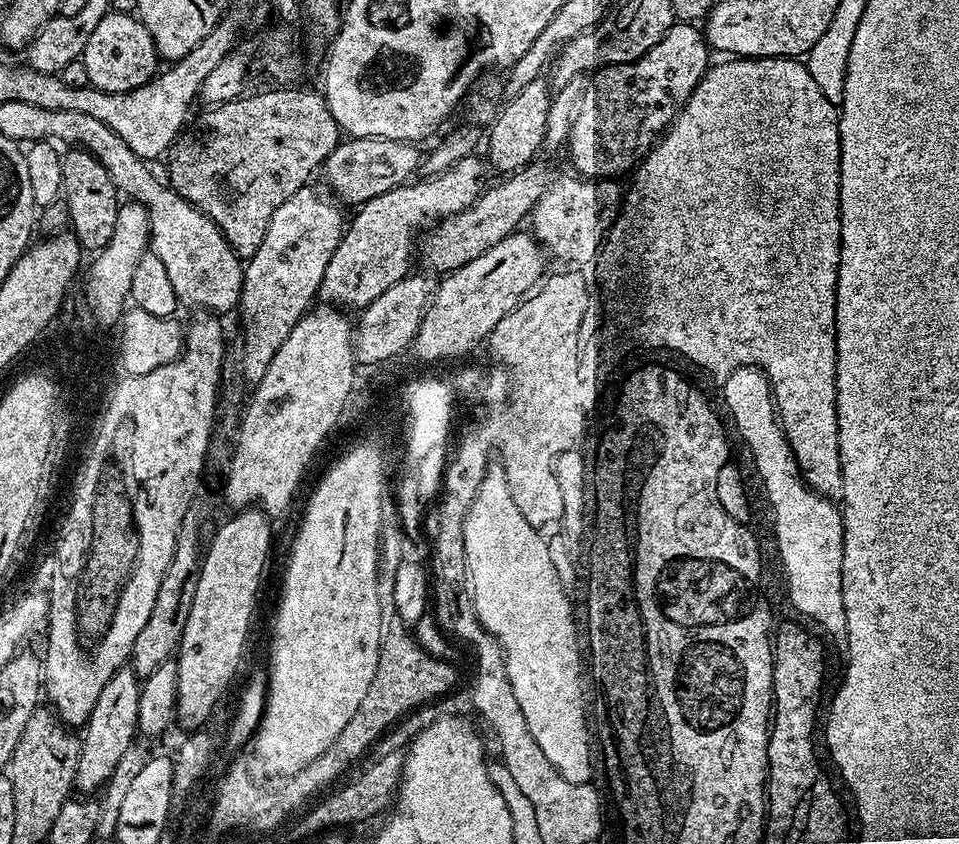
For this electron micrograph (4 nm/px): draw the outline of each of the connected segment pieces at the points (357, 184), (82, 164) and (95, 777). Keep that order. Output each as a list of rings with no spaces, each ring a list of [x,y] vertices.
[[[353,136],[345,139],[325,158],[322,165],[322,176],[328,179],[327,187],[345,205],[348,203],[359,206],[367,202],[368,199],[377,198],[378,195],[384,194],[386,191],[409,183],[417,175],[418,169],[421,167],[422,152],[416,148],[419,147],[415,143],[406,140],[379,140],[376,136]]]
[[[73,147],[62,156],[62,189],[63,199],[68,206],[68,218],[71,231],[74,233],[81,249],[85,253],[96,254],[110,242],[114,233],[114,222],[117,221],[121,201],[118,191],[111,180],[111,174],[98,162],[94,154],[84,148]]]
[[[125,666],[102,686],[102,694],[98,694],[98,702],[94,702],[94,710],[90,710],[88,723],[83,725],[82,739],[80,741],[80,757],[78,758],[78,770],[76,771],[75,787],[80,788],[81,793],[96,794],[103,789],[107,780],[126,748],[133,744],[138,736],[138,694],[142,680],[132,671],[131,667]]]

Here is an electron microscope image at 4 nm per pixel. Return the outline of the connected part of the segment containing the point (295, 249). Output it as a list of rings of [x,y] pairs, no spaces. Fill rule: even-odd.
[[[312,182],[303,184],[298,191],[290,194],[290,198],[286,198],[286,202],[282,202],[282,206],[278,206],[278,210],[274,210],[274,218],[270,218],[270,226],[266,226],[262,246],[258,246],[255,254],[247,257],[244,264],[244,285],[240,291],[238,313],[240,328],[244,331],[244,341],[240,344],[240,372],[248,386],[262,382],[266,366],[270,366],[274,354],[278,354],[278,346],[286,342],[290,330],[294,330],[305,312],[313,307],[326,266],[344,236],[346,216],[344,218],[340,213],[337,197],[327,187],[315,188],[314,185]]]

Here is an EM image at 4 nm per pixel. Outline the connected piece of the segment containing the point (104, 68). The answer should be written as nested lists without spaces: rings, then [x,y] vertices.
[[[109,11],[102,22],[98,22],[94,34],[90,34],[90,42],[86,42],[82,59],[89,85],[103,92],[129,92],[158,72],[158,57],[150,30],[146,30],[139,18],[126,12]]]

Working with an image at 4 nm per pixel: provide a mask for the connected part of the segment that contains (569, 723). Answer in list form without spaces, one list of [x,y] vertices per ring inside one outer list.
[[[488,475],[482,478],[480,492],[473,500],[465,516],[465,562],[470,581],[470,597],[476,616],[485,632],[500,639],[504,656],[508,659],[510,686],[514,686],[514,698],[526,714],[526,726],[534,734],[534,742],[542,746],[542,754],[566,778],[566,782],[587,784],[592,778],[594,752],[583,743],[583,721],[580,705],[574,701],[572,673],[576,671],[576,648],[572,648],[572,624],[568,624],[568,612],[572,604],[564,593],[562,582],[554,570],[550,558],[548,540],[519,513],[510,496],[507,478]]]

